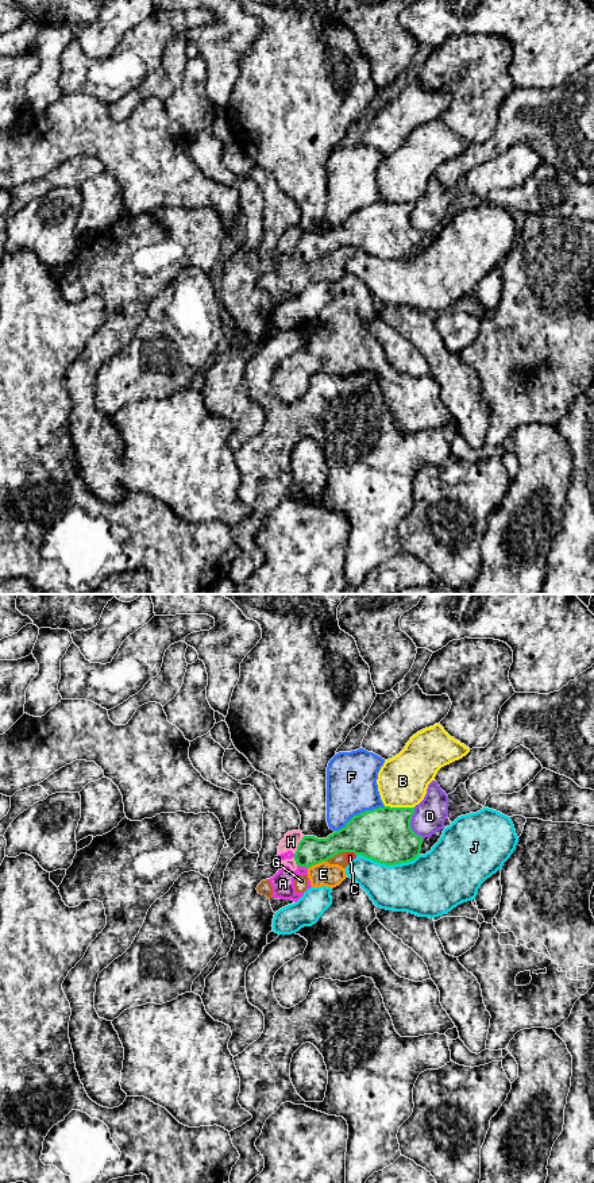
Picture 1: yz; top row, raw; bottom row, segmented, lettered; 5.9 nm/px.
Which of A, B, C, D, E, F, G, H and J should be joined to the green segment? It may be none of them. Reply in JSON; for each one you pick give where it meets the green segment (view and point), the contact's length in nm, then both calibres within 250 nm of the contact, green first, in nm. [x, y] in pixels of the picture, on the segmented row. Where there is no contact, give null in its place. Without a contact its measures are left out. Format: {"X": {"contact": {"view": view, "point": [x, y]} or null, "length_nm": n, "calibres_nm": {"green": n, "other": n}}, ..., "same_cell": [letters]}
{"same_cell": []}

